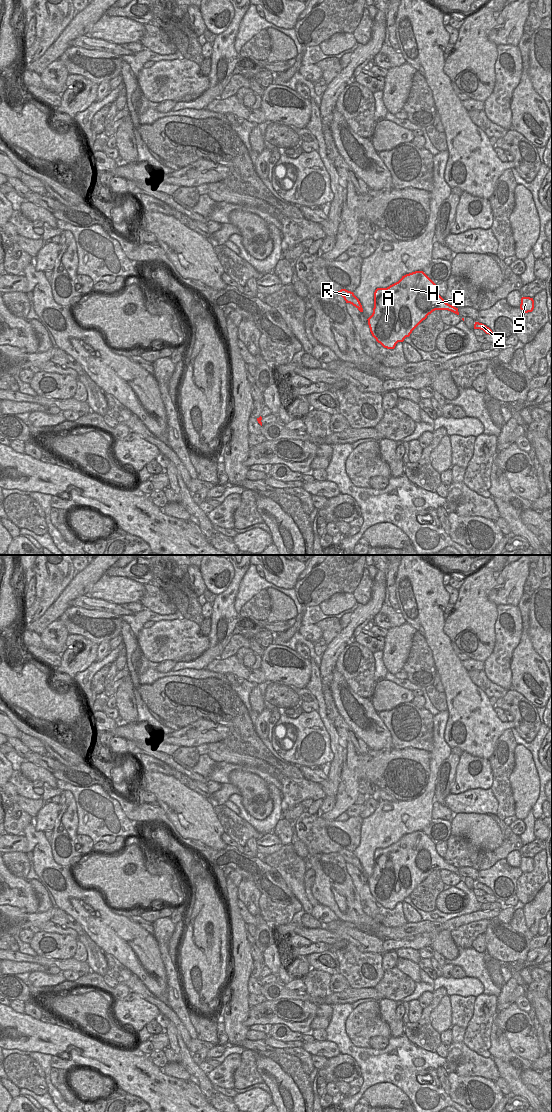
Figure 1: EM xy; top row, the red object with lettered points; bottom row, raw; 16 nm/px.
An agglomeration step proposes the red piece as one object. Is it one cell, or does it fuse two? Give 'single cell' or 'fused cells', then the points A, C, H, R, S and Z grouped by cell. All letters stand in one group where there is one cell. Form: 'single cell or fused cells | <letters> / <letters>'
single cell | A C H R S Z

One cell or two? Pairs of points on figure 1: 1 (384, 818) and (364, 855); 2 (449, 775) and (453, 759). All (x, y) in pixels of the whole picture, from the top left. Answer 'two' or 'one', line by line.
1: one
2: one

